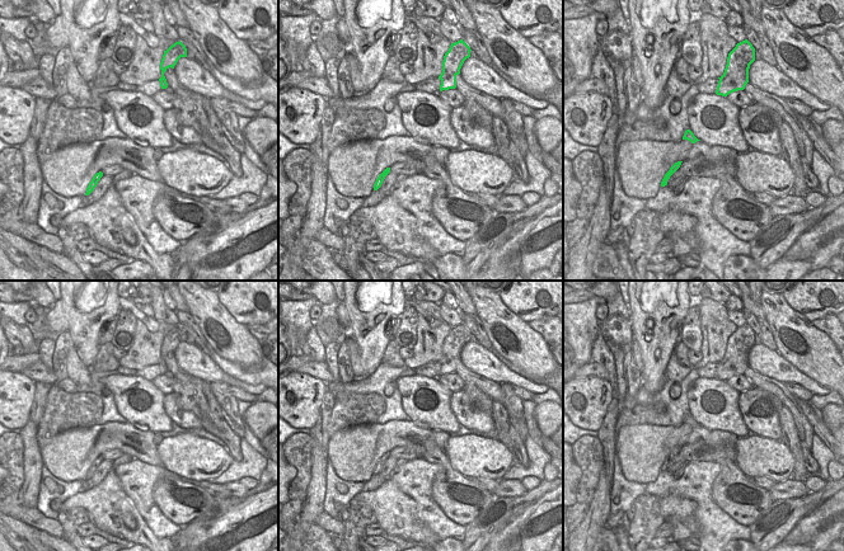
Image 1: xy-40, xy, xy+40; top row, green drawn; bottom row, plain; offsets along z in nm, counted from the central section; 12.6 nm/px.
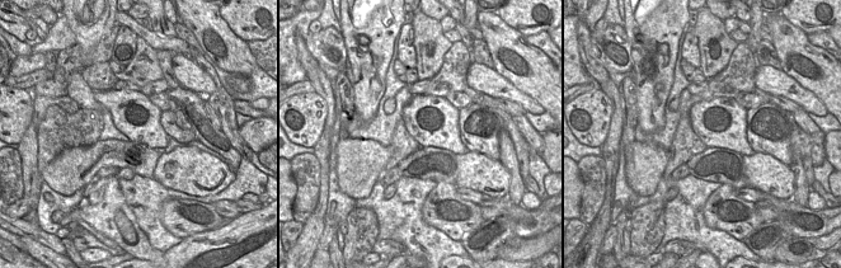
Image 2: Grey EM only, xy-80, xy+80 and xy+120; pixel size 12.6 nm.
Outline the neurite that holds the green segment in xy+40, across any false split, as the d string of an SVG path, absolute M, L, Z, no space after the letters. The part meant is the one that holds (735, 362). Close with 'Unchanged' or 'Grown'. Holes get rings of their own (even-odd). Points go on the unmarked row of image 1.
M745 324L736 329L728 338L725 357L718 366L717 380L727 381L728 378L744 375L749 367L749 353L755 345L755 333Z. Unchanged

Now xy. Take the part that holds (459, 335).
M463 324L451 328L444 340L442 357L439 361L441 364L440 376L456 372L456 361L460 358L464 345L470 342L470 335Z. Unchanged

